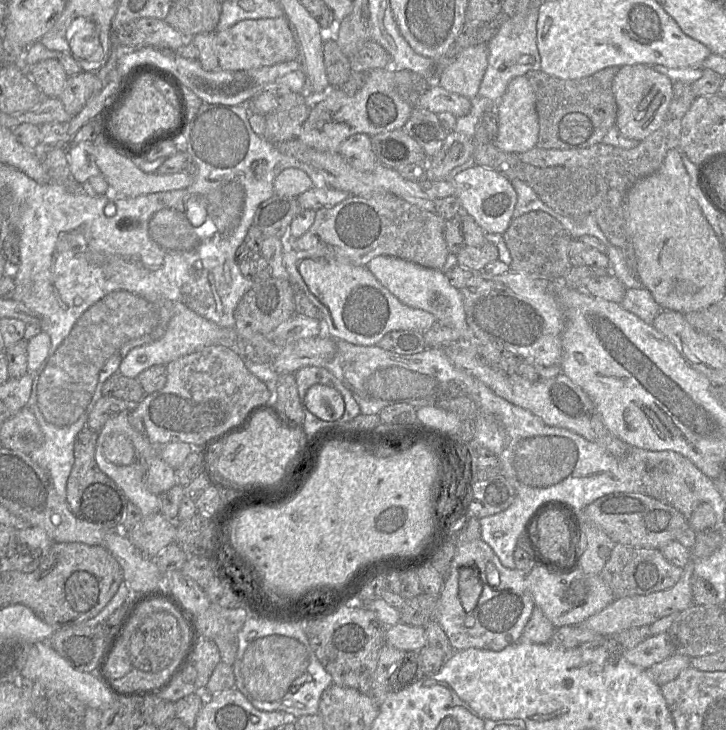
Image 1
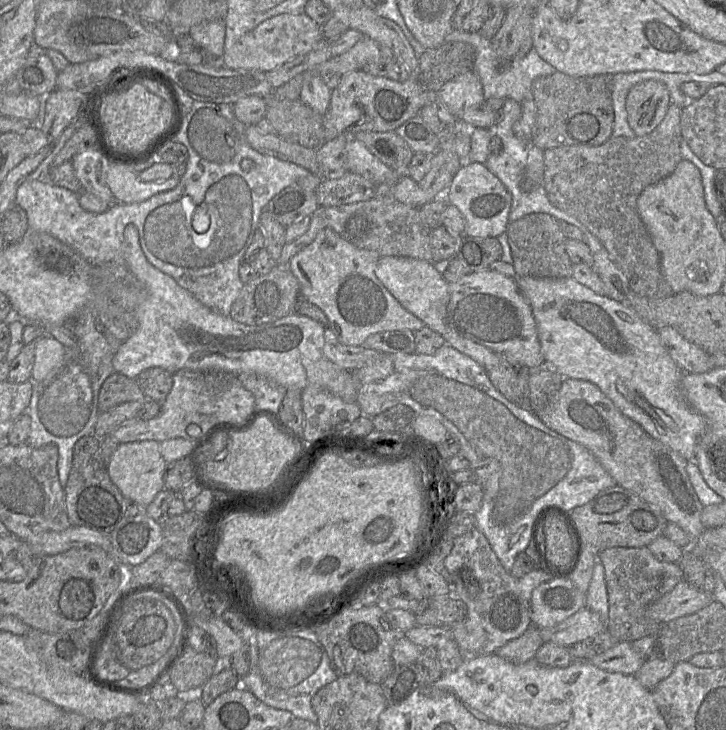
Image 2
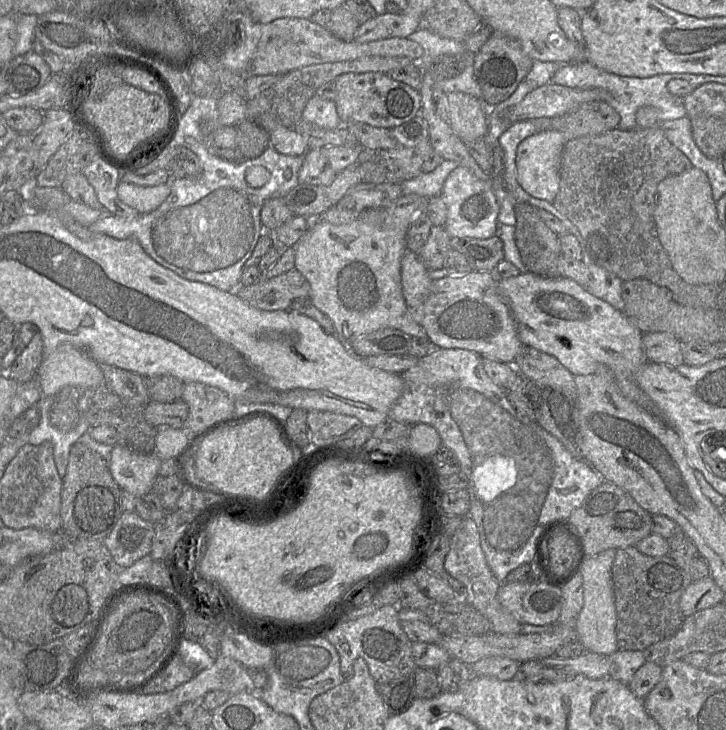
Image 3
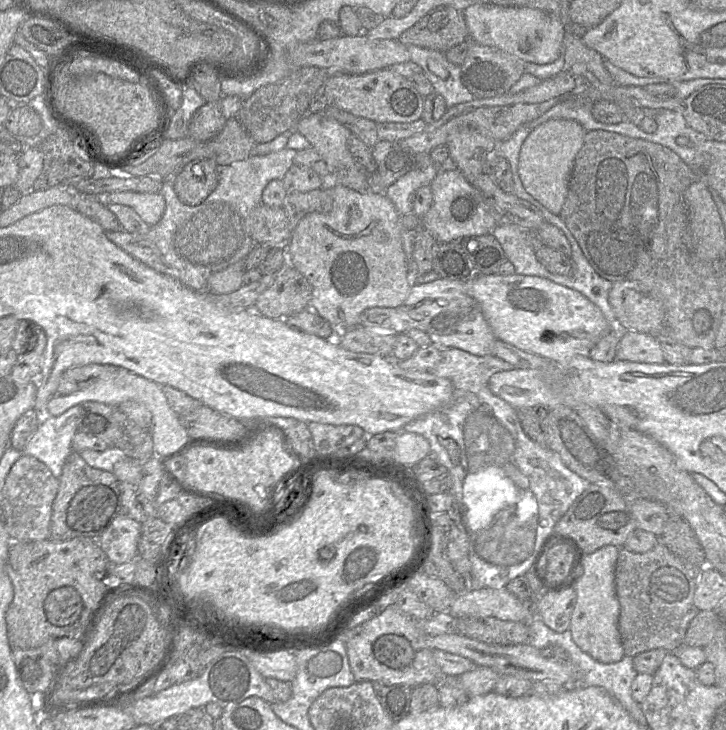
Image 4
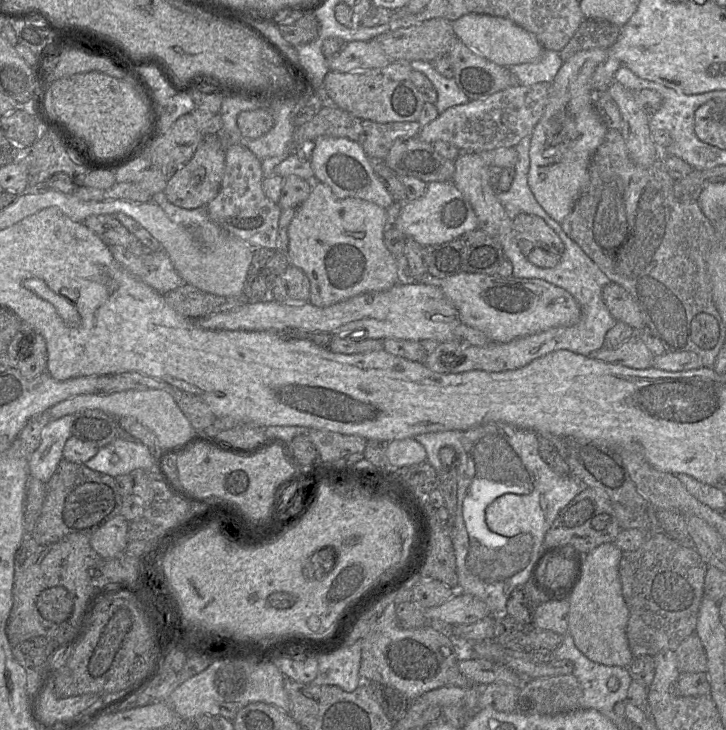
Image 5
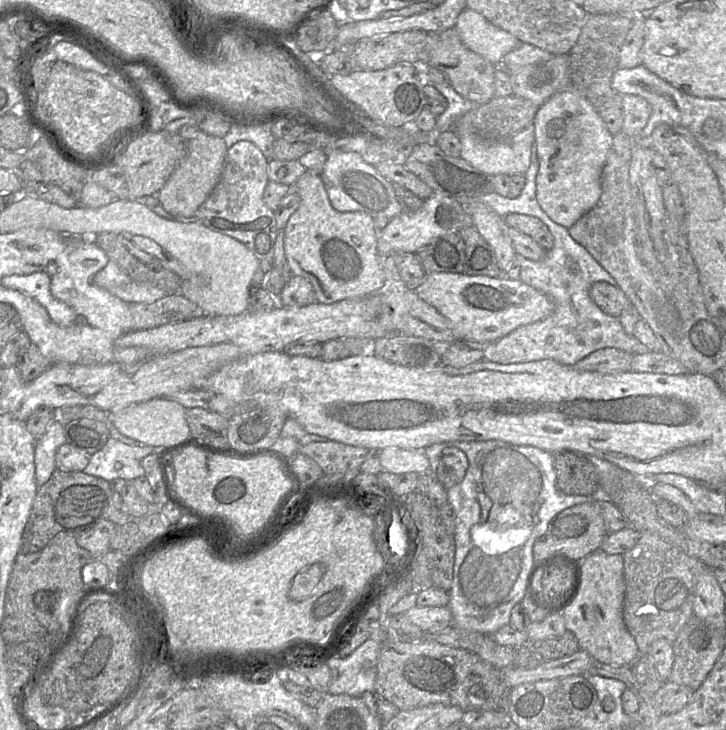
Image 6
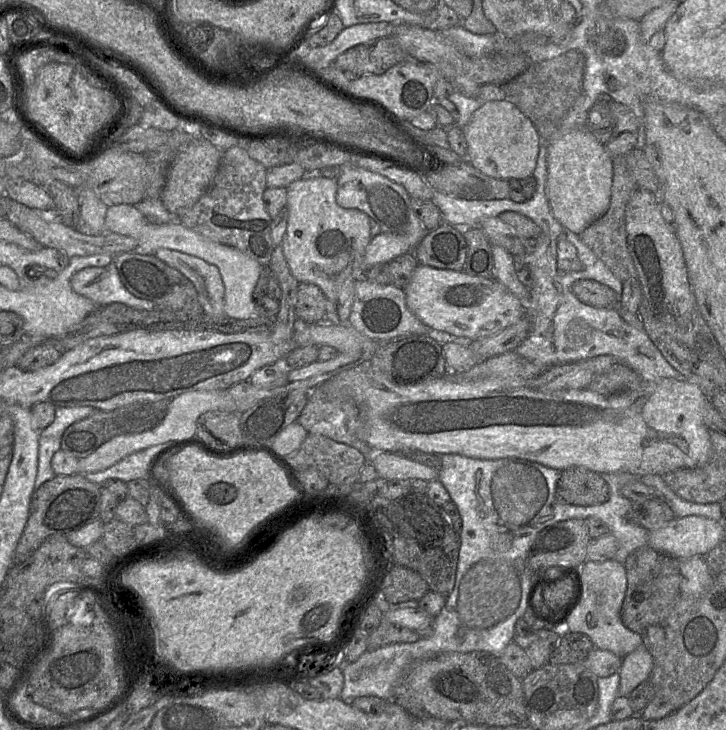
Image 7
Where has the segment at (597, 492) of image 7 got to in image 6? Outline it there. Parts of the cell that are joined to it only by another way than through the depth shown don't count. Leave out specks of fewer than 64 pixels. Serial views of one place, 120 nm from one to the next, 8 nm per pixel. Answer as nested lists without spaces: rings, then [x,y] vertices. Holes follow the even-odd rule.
[[[571,450],[553,453],[556,488],[565,495],[591,495],[599,490],[599,477],[588,455]]]

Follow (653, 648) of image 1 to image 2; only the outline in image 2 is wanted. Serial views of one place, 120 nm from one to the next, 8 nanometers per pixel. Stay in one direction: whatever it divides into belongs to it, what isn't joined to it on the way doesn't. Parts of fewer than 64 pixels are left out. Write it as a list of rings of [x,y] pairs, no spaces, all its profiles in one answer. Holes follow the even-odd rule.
[[[619,642],[589,660],[573,659],[573,661],[588,661],[607,672],[634,675],[646,659],[633,648],[631,643]]]

